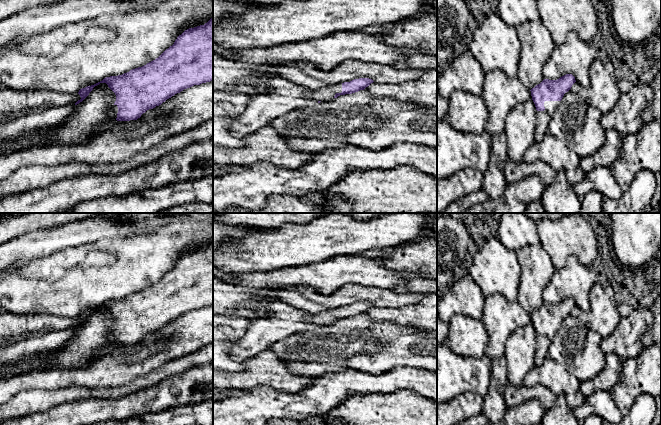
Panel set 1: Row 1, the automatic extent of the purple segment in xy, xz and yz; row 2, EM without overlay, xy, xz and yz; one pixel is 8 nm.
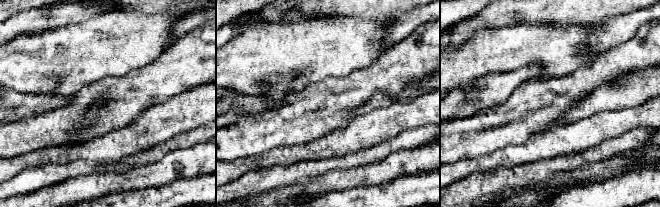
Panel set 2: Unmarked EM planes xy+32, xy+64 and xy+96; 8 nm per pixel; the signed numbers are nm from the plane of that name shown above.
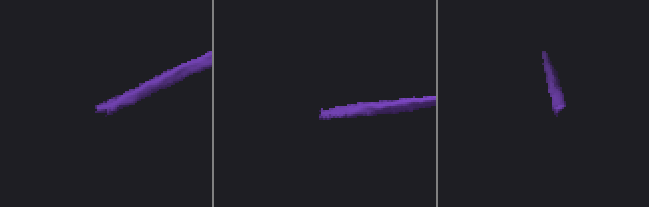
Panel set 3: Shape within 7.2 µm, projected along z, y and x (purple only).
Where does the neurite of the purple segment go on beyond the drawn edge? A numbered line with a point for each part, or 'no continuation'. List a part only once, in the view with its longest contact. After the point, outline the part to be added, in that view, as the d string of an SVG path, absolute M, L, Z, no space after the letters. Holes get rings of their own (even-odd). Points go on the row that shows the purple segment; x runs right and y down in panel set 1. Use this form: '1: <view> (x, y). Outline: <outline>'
1: yz (543, 117). Outline: M545 101L544 111L537 111L537 122L535 128L535 141L541 141L548 132L548 125L552 115L555 113L560 101Z

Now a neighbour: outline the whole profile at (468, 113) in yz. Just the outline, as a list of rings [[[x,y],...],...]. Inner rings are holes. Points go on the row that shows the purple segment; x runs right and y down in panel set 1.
[[[454,91],[444,120],[464,133],[481,134],[486,131],[489,110],[482,96],[465,91]]]

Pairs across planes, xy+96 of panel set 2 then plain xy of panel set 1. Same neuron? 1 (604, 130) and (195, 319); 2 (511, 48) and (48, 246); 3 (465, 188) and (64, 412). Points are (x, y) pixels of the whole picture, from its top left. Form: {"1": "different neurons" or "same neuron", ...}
{"1": "same neuron", "2": "different neurons", "3": "different neurons"}

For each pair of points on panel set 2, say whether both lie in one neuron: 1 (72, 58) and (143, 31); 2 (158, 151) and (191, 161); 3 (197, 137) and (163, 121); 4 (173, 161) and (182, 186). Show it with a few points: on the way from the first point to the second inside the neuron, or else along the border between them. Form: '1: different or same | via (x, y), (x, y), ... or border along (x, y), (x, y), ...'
1: same | via (90, 51), (125, 40)
2: different | border along (190, 147), (170, 151), (159, 160), (146, 164)
3: different | border along (205, 124), (179, 132), (164, 140)
4: different | border along (202, 175), (177, 178), (157, 187)

